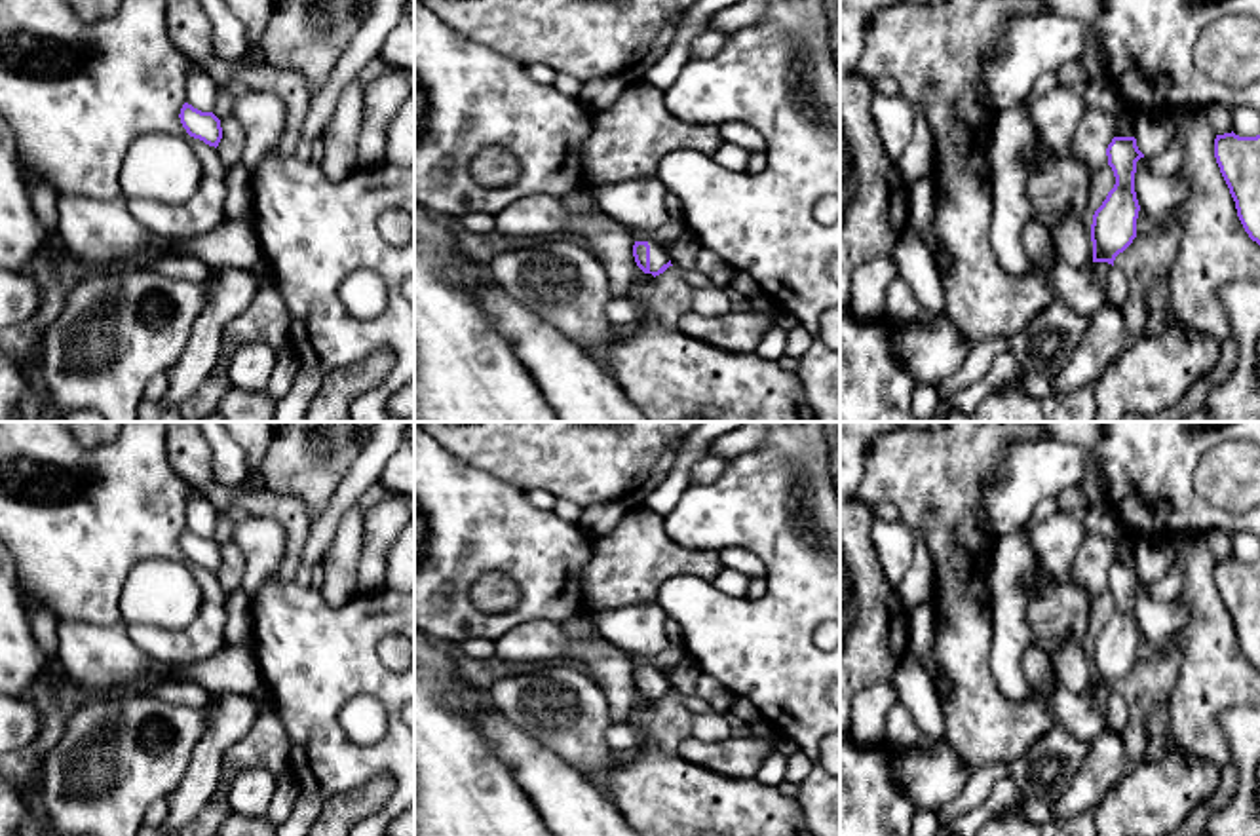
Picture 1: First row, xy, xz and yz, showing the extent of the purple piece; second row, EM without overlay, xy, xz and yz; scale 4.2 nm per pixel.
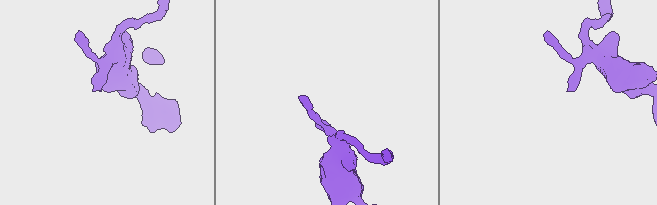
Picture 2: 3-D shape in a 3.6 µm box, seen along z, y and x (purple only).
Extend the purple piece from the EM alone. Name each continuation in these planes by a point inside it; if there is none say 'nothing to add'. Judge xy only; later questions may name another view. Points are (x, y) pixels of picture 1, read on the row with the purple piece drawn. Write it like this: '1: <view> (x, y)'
nothing to add

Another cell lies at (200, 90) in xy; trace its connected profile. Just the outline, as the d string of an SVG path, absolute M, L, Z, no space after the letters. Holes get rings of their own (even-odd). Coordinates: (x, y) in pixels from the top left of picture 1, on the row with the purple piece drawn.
M190 65L186 84L186 103L201 112L215 110L217 84L200 65Z

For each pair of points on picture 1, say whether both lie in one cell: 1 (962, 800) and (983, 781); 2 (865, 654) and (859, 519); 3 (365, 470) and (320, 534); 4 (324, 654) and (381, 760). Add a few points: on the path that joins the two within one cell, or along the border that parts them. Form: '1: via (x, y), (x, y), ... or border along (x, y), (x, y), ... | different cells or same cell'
1: via (968, 797), (977, 787) | same cell
2: via (861, 620), (859, 553) | same cell
3: via (354, 485), (329, 519) | same cell
4: via (324, 686), (324, 728), (348, 753) | same cell

